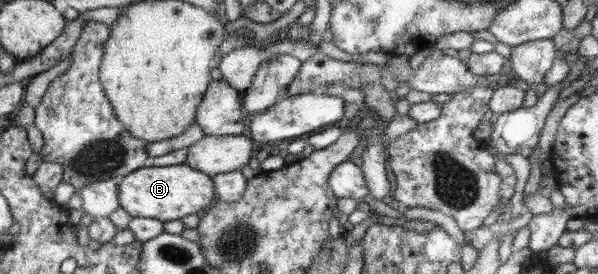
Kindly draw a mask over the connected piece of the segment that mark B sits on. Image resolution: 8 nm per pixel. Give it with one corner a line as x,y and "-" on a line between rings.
187,164
164,167
152,165
131,172
130,175
120,177
118,201
120,207
135,218
156,218
161,220
161,222
179,220
186,218
189,214
204,212
209,209
209,206
212,206
211,202
215,198
215,194
213,194
213,181
207,173
199,172
198,169
191,168

